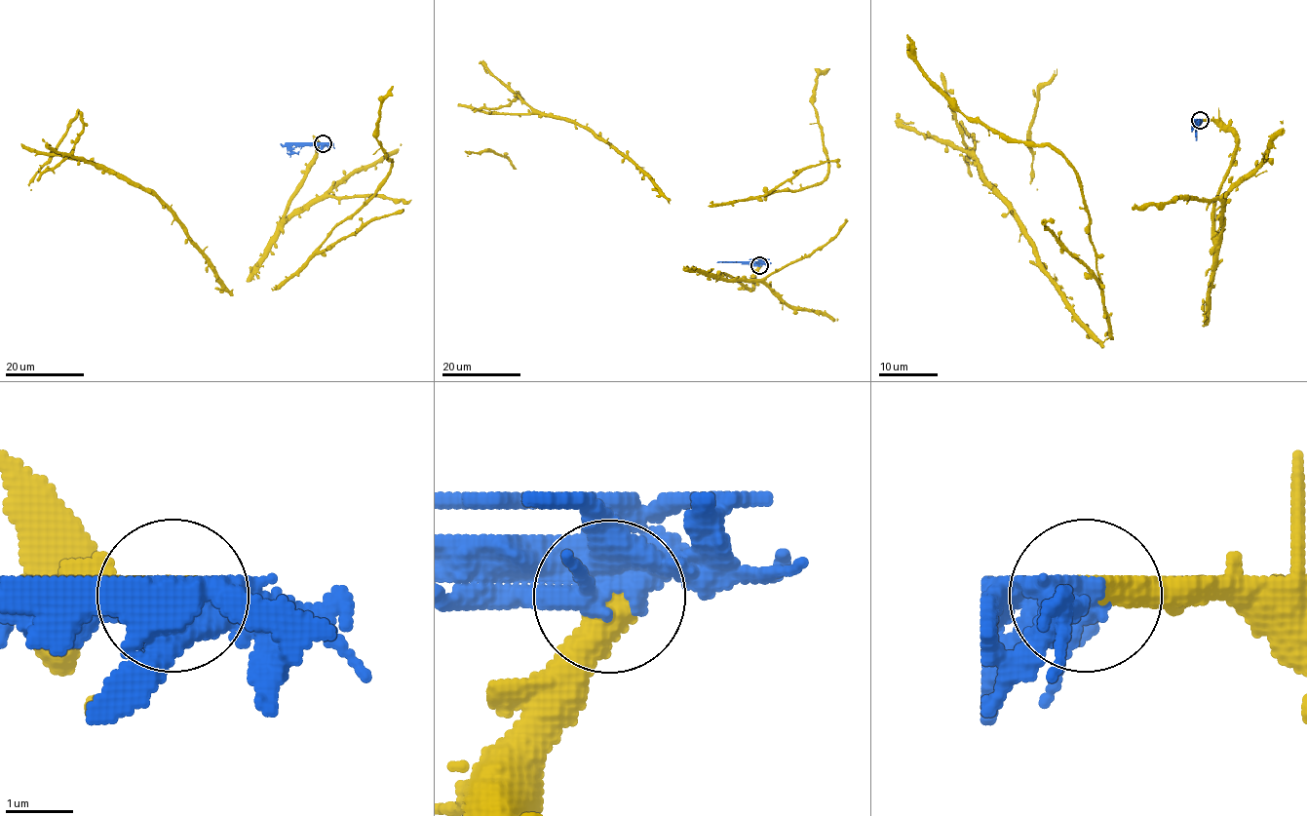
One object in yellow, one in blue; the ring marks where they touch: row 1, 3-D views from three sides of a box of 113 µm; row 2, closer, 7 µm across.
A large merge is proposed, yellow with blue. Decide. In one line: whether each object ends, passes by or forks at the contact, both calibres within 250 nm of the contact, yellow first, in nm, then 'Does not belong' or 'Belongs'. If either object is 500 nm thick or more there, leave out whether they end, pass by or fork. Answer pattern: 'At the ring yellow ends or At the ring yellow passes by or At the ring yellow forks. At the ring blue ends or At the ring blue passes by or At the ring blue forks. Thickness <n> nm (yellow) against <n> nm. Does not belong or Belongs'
At the ring yellow ends. At the ring blue forks. Thickness 460 nm (yellow) against 480 nm. Does not belong

